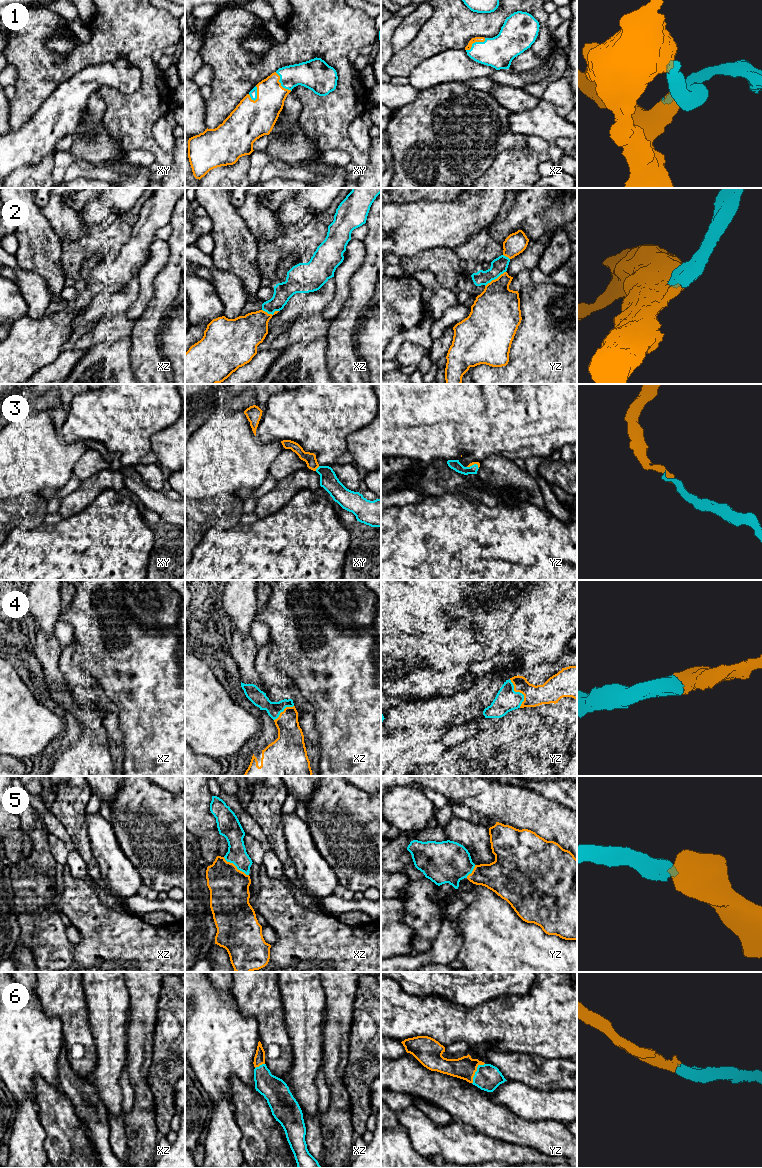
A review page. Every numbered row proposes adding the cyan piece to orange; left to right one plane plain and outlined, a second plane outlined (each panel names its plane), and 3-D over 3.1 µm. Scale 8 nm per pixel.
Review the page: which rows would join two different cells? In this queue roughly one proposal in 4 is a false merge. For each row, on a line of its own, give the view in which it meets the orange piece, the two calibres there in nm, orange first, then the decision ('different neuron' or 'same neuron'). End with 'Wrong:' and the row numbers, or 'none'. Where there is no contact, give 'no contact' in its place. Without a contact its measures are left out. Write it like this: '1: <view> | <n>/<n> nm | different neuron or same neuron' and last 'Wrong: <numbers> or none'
1: xz | 50/260 nm | same neuron
2: yz | 380/130 nm | same neuron
3: xy | 100/140 nm | same neuron
4: yz | 180/190 nm | same neuron
5: xz | 320/150 nm | same neuron
6: yz | 180/200 nm | same neuron
Wrong: none

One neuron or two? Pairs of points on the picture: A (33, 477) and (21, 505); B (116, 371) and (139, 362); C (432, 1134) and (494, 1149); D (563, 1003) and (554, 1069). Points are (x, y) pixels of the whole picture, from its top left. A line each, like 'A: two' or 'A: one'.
A: two
B: two
C: one
D: two

